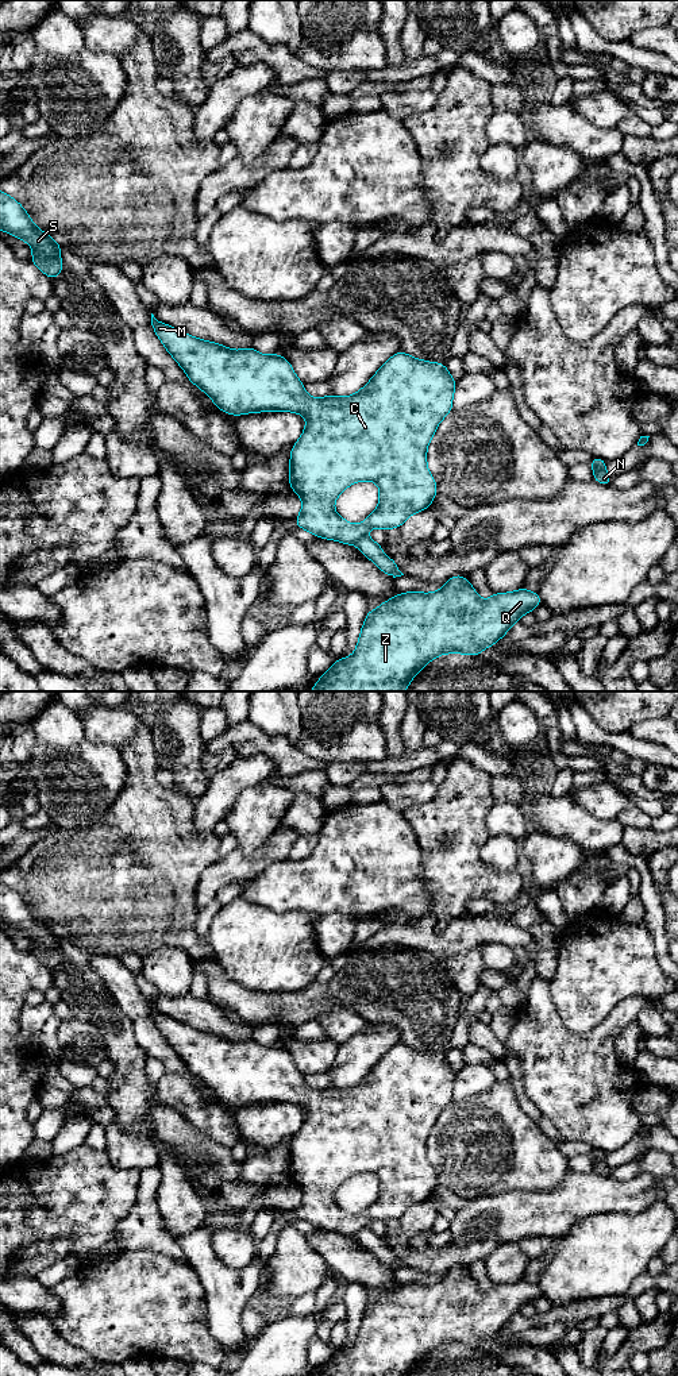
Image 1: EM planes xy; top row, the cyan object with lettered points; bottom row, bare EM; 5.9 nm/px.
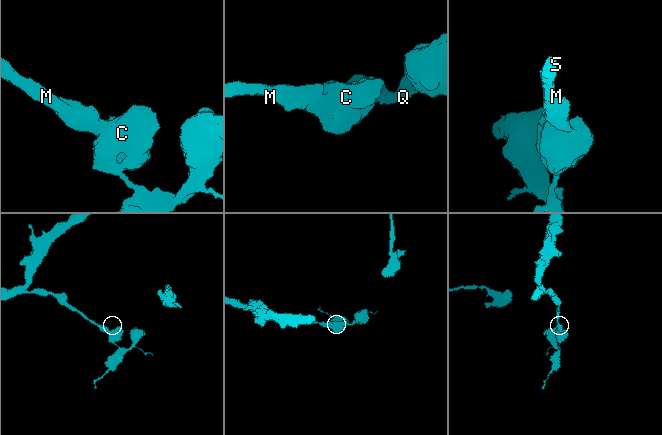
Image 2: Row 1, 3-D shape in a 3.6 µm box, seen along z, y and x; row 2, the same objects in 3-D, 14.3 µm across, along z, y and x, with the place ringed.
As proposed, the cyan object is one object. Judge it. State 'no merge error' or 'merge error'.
merge error

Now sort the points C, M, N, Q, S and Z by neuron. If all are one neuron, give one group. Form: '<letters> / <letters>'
C M S / N Q Z

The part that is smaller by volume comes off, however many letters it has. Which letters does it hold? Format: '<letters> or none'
N, Q, Z

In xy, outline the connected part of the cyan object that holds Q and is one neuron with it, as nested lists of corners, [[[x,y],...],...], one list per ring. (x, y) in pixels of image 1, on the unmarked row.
[[[465,1267],[451,1268],[435,1284],[400,1284],[367,1303],[354,1345],[336,1350],[316,1376],[409,1376],[425,1356],[443,1345],[478,1348],[539,1295],[540,1286],[525,1279],[481,1291]]]

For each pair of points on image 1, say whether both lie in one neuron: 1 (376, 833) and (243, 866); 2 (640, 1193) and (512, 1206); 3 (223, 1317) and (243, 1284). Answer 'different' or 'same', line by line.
1: different
2: same
3: same

